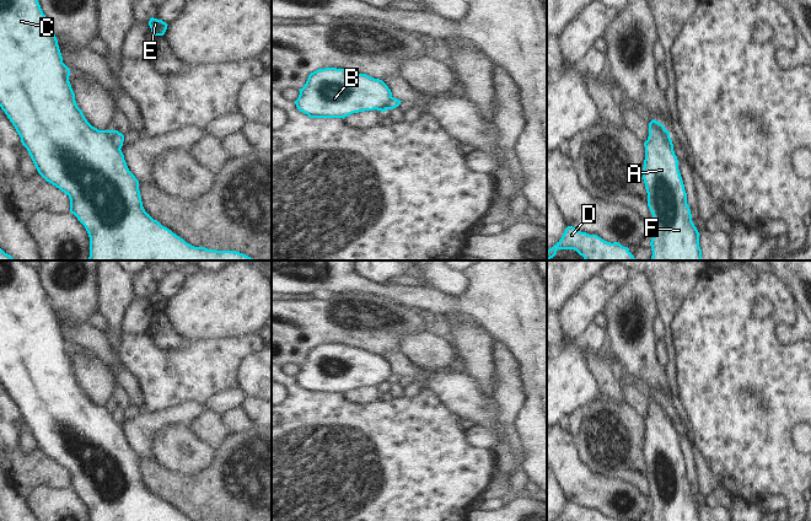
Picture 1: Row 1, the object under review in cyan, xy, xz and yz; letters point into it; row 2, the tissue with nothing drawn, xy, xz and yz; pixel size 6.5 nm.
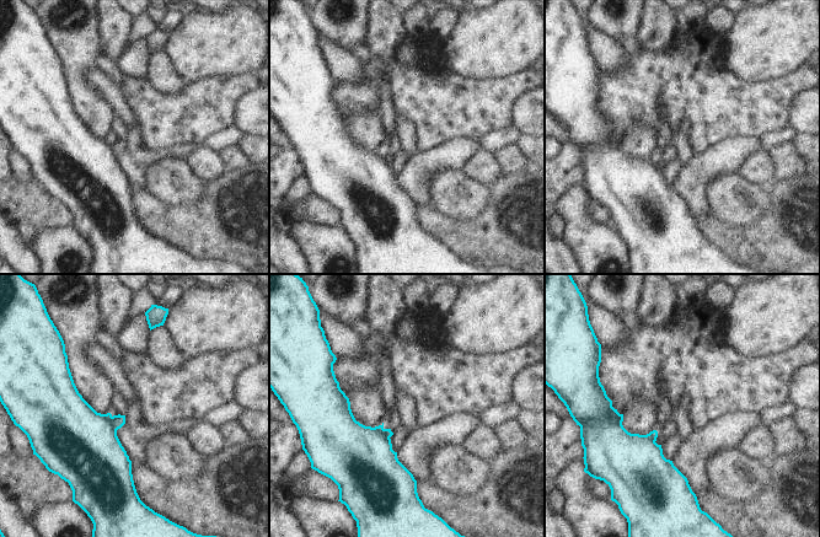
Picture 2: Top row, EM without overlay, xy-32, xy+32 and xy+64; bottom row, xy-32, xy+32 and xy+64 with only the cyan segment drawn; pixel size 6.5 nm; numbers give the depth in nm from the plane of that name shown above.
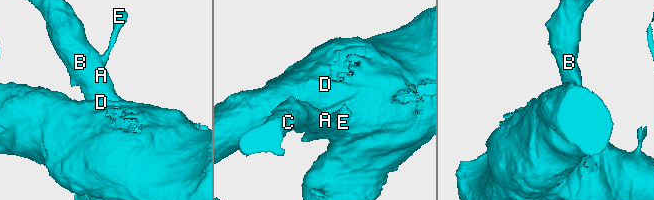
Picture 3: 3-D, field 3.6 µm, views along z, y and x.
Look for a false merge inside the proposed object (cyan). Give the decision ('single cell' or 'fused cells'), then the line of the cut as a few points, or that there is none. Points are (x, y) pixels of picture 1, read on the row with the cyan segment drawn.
fused cells; cut xy (111, 130), (111, 140), (119, 149)

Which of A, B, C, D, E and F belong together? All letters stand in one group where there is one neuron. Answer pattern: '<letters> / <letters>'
A B C D F / E

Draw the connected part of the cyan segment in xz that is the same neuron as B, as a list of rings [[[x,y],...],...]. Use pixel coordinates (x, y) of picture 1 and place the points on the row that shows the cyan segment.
[[[324,68],[308,75],[295,101],[297,109],[310,118],[345,118],[365,111],[386,112],[392,98],[380,79],[345,69]]]

